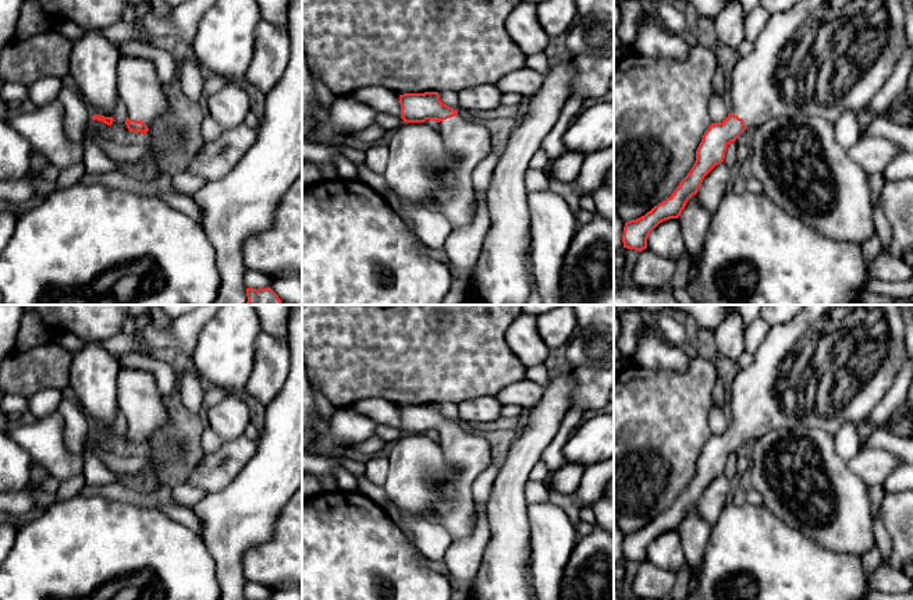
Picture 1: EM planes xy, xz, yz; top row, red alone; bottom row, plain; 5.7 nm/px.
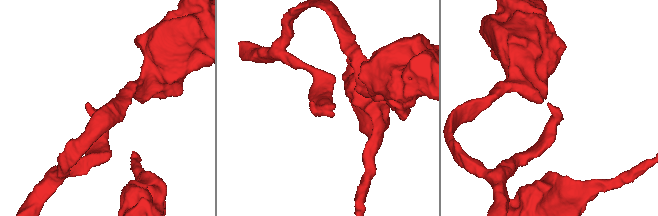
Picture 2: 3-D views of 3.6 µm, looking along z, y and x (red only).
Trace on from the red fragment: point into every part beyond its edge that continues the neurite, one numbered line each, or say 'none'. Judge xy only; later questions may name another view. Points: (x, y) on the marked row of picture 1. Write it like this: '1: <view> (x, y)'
1: xy (139, 88)

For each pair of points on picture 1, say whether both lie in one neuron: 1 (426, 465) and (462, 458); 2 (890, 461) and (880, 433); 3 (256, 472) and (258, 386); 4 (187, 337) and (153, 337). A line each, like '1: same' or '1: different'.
1: different
2: different
3: different
4: same

